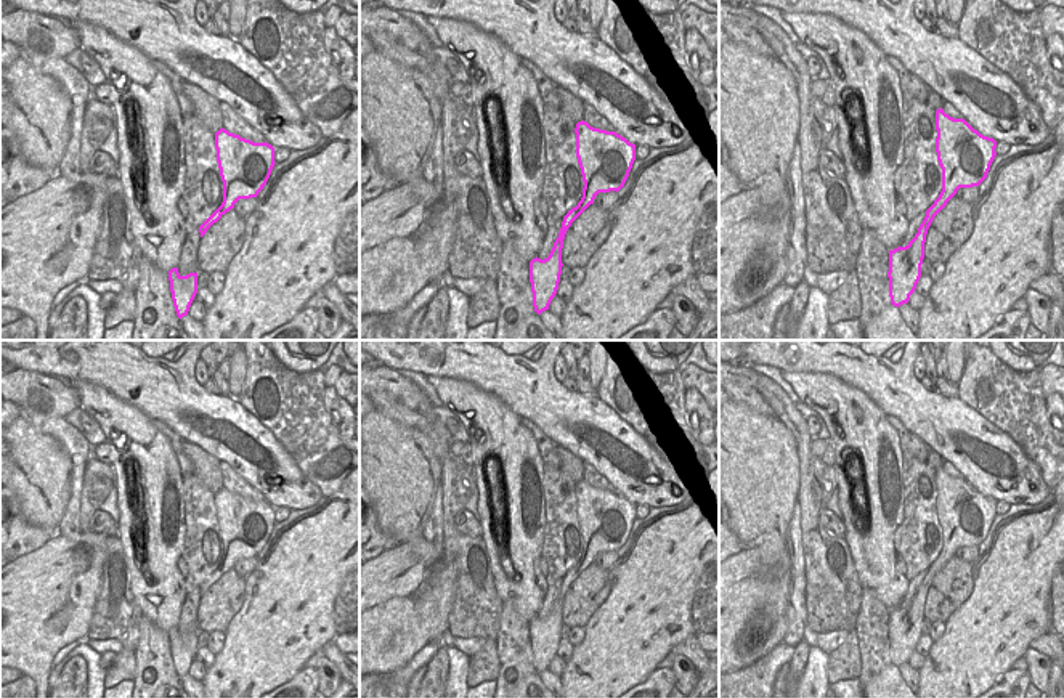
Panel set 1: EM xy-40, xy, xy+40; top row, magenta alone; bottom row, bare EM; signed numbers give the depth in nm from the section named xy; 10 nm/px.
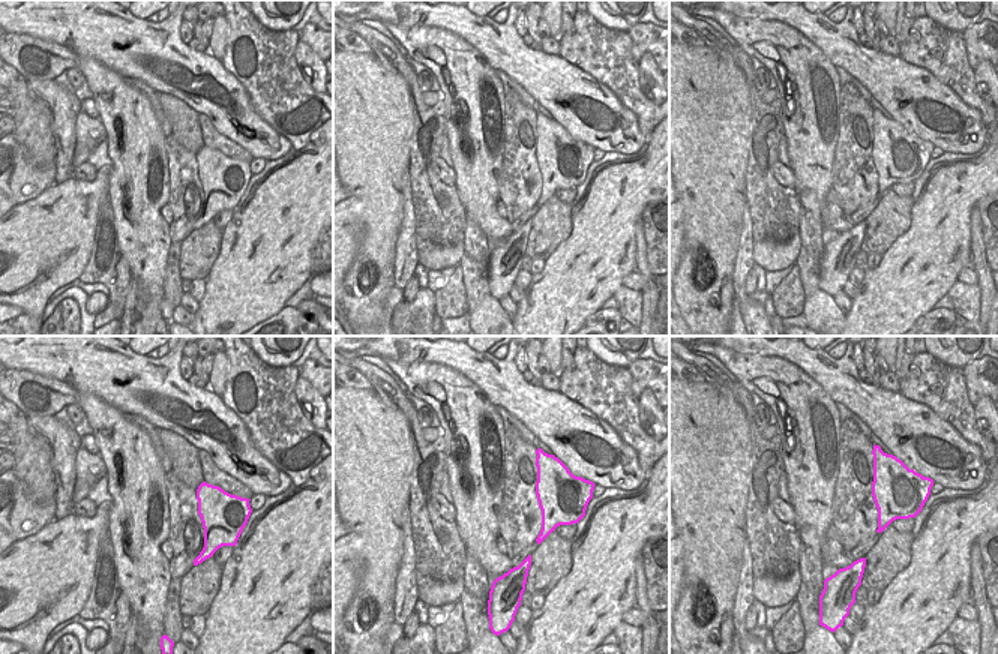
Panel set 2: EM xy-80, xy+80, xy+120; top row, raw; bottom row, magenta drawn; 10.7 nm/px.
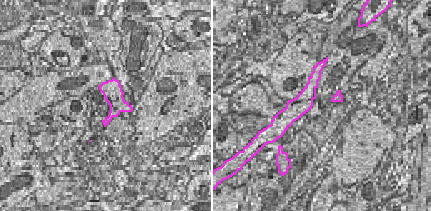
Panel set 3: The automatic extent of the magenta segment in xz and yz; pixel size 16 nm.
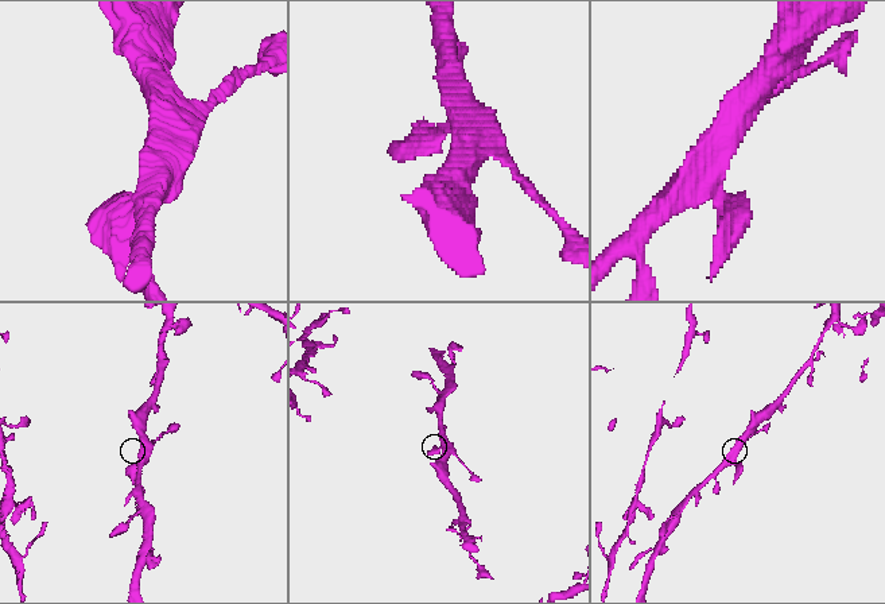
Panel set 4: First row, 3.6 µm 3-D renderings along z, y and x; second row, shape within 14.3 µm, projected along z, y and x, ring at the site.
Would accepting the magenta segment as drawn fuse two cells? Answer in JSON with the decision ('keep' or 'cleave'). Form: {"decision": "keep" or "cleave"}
{"decision": "keep"}

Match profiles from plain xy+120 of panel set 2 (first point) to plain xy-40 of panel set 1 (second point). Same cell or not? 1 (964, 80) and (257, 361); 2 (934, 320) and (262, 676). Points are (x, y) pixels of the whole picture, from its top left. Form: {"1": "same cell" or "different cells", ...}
{"1": "same cell", "2": "different cells"}

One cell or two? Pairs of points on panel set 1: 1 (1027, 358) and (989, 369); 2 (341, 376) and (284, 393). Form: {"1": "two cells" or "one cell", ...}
{"1": "two cells", "2": "two cells"}

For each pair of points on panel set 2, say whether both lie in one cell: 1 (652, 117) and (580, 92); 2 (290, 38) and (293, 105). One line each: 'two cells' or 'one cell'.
1: two cells
2: one cell

